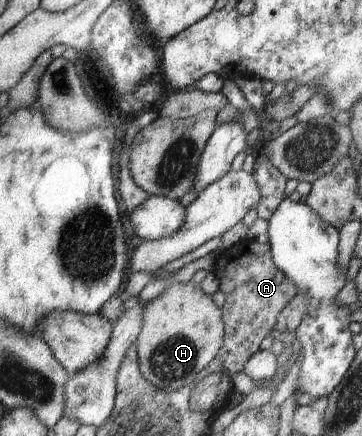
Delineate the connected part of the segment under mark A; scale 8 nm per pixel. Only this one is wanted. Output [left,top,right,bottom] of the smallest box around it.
[212,238,296,377]

